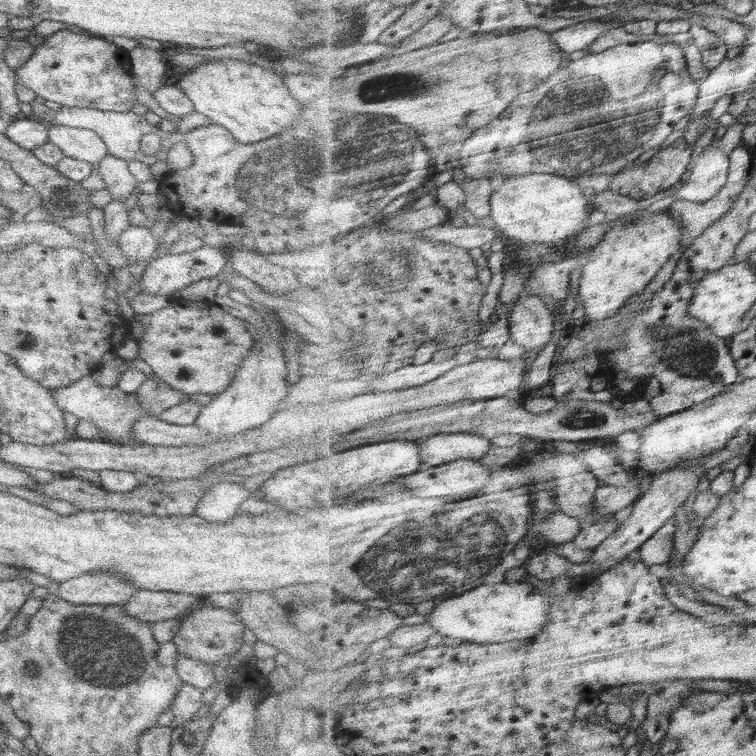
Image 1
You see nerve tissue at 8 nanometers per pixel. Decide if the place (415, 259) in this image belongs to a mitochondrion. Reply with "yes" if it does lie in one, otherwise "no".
yes

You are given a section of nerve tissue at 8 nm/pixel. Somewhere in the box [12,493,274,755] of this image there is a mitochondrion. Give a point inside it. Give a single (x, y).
(98, 648)

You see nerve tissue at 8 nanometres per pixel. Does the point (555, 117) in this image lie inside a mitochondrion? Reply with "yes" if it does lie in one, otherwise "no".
yes

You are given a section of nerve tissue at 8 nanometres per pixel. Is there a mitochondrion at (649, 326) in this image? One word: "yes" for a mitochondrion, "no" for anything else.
yes

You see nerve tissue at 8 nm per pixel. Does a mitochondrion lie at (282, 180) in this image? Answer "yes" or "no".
yes

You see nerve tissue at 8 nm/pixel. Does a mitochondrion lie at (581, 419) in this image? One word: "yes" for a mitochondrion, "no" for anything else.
yes

